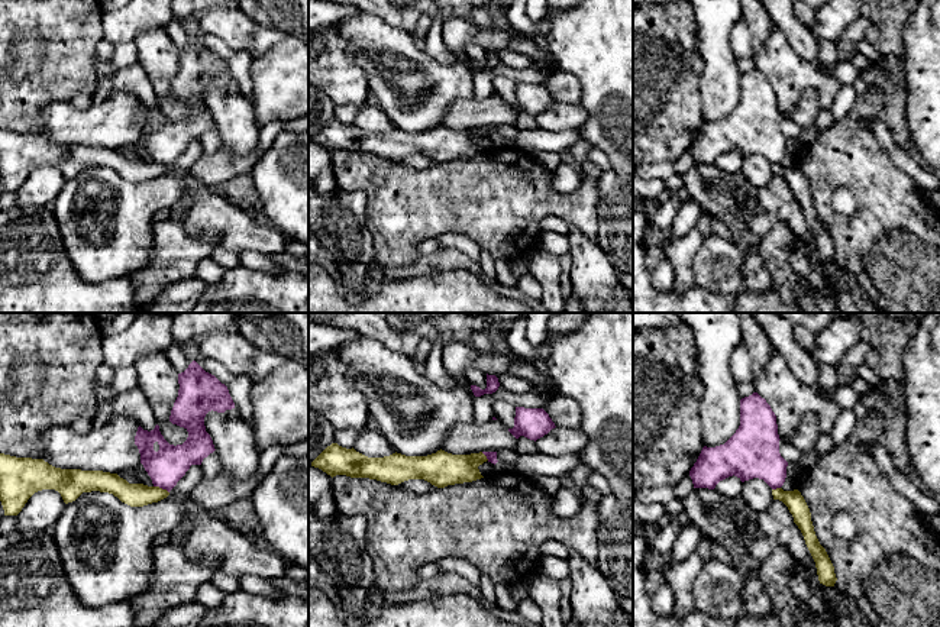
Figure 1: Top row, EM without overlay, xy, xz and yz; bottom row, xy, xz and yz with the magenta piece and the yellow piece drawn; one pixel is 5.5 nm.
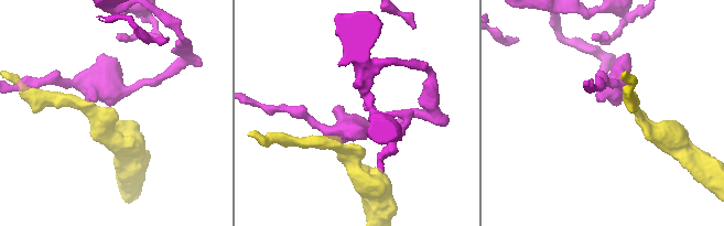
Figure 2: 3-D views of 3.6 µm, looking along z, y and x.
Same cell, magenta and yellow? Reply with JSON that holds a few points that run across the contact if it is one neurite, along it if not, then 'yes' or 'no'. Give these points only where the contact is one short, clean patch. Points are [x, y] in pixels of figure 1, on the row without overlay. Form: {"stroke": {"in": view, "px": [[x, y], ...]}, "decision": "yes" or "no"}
{"stroke": {"in": "xy", "px": [[154, 161], [168, 168]]}, "decision": "no"}

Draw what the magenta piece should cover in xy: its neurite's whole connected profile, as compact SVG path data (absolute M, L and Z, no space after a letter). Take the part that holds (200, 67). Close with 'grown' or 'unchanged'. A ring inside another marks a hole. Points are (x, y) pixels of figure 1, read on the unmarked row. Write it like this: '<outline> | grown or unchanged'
M196 36L178 49L178 59L178 72L171 85L169 97L188 107L187 116L182 120L169 120L161 110L158 100L151 107L139 101L135 111L140 139L154 162L168 168L191 140L201 140L203 135L216 126L206 107L206 90L211 85L224 88L235 84L227 62L206 48Z | unchanged

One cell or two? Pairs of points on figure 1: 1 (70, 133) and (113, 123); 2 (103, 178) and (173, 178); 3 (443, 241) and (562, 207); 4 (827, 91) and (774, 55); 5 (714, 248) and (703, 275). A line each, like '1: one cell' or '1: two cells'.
1: one cell
2: one cell
3: two cells
4: one cell
5: one cell

